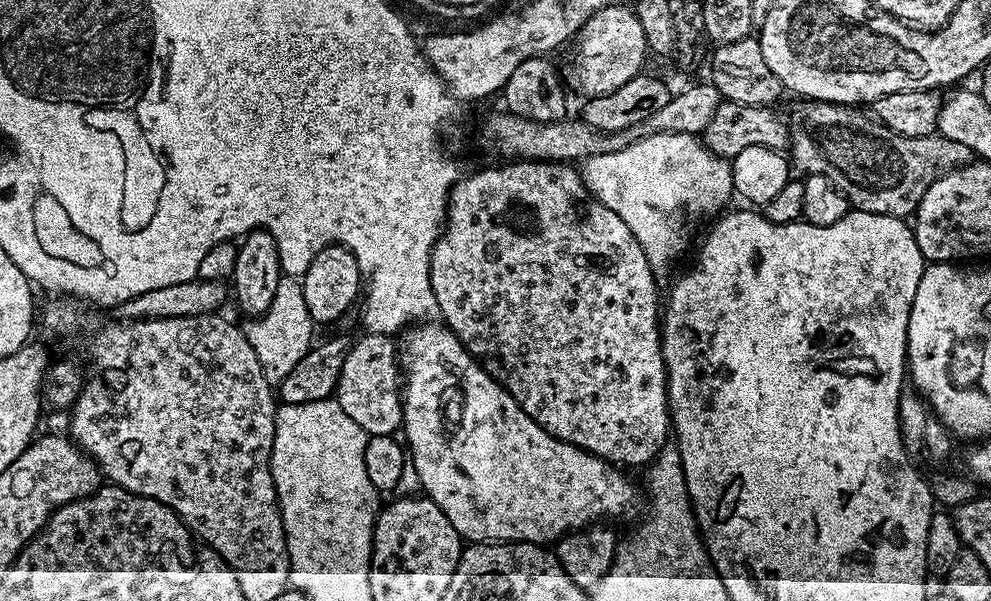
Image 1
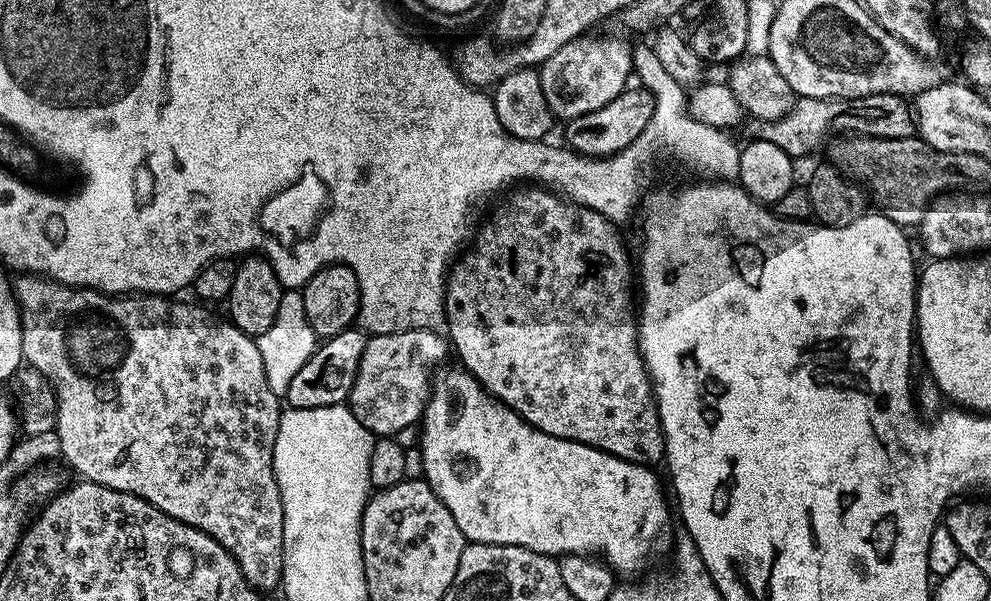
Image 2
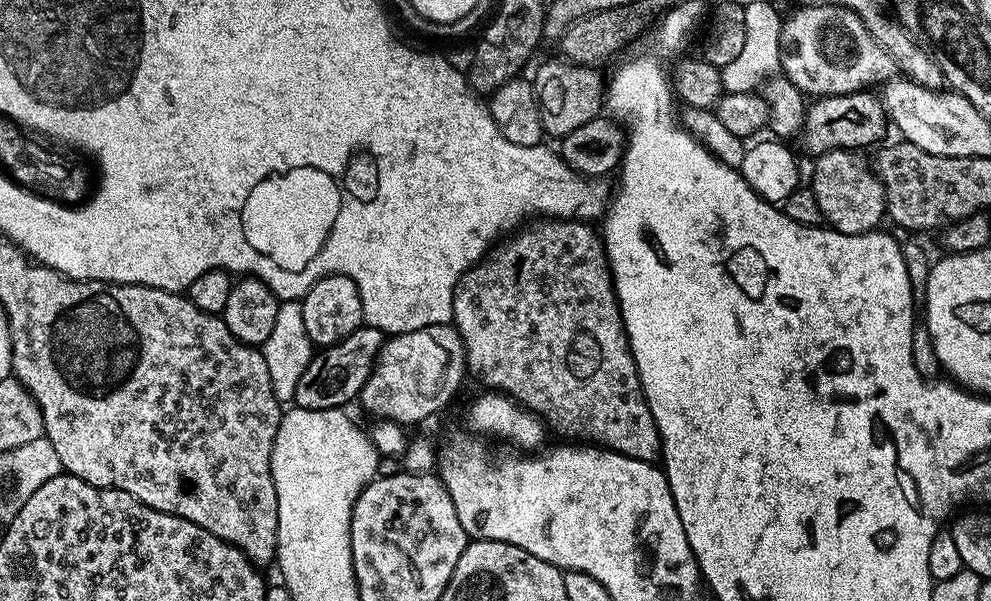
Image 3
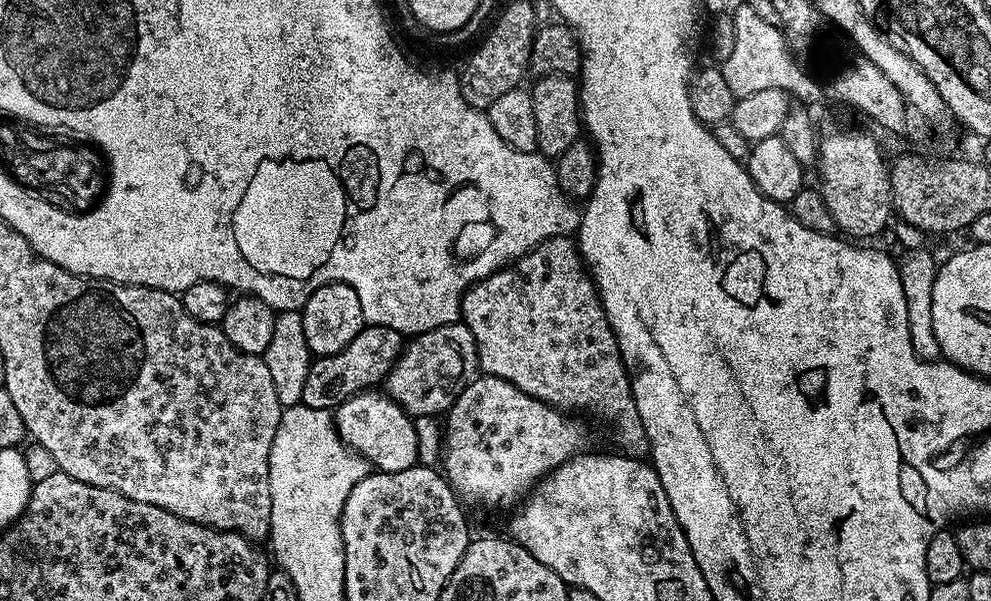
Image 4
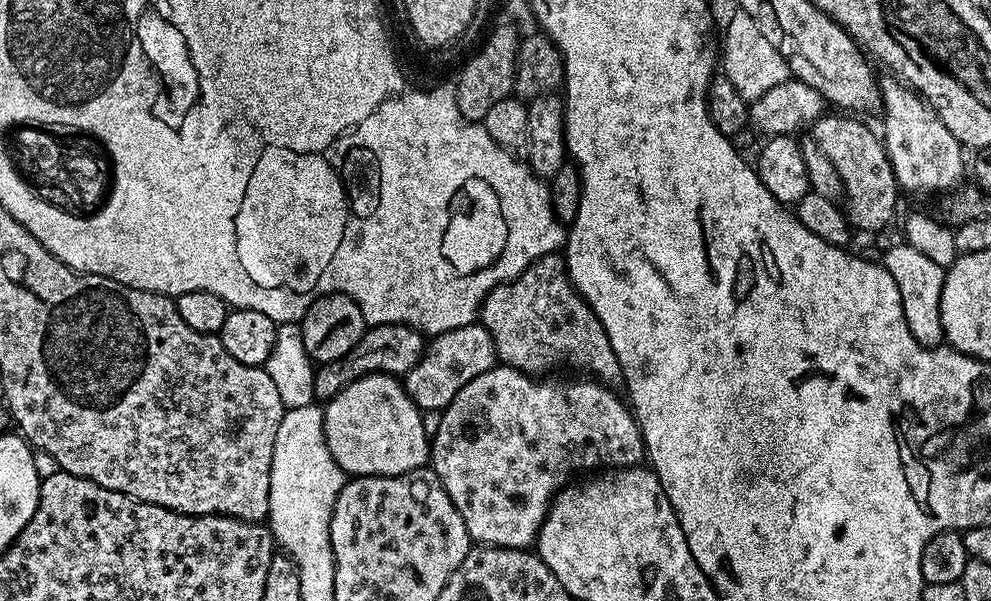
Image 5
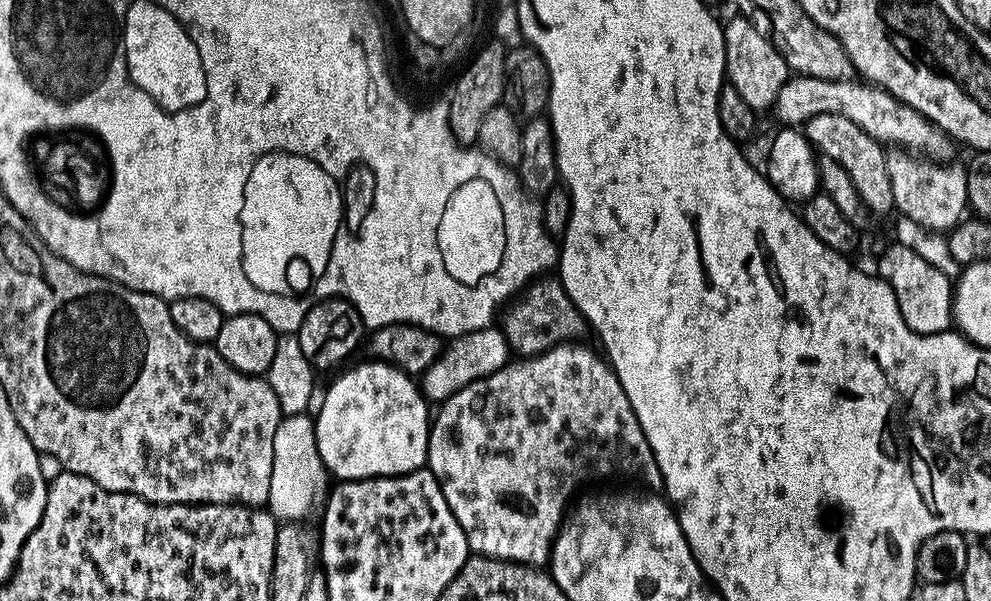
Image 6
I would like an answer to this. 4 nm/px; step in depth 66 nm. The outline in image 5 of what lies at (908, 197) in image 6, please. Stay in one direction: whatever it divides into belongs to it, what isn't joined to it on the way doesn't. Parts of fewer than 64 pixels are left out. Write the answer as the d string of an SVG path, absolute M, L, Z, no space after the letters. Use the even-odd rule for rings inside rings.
M899 82L891 83L882 88L882 108L883 111L888 111L882 139L896 175L897 185L903 191L905 188L908 192L921 192L924 196L931 192L951 193L963 181L960 179L964 172L966 176L965 149L960 140L954 138L950 130L946 130L938 114L923 97Z

